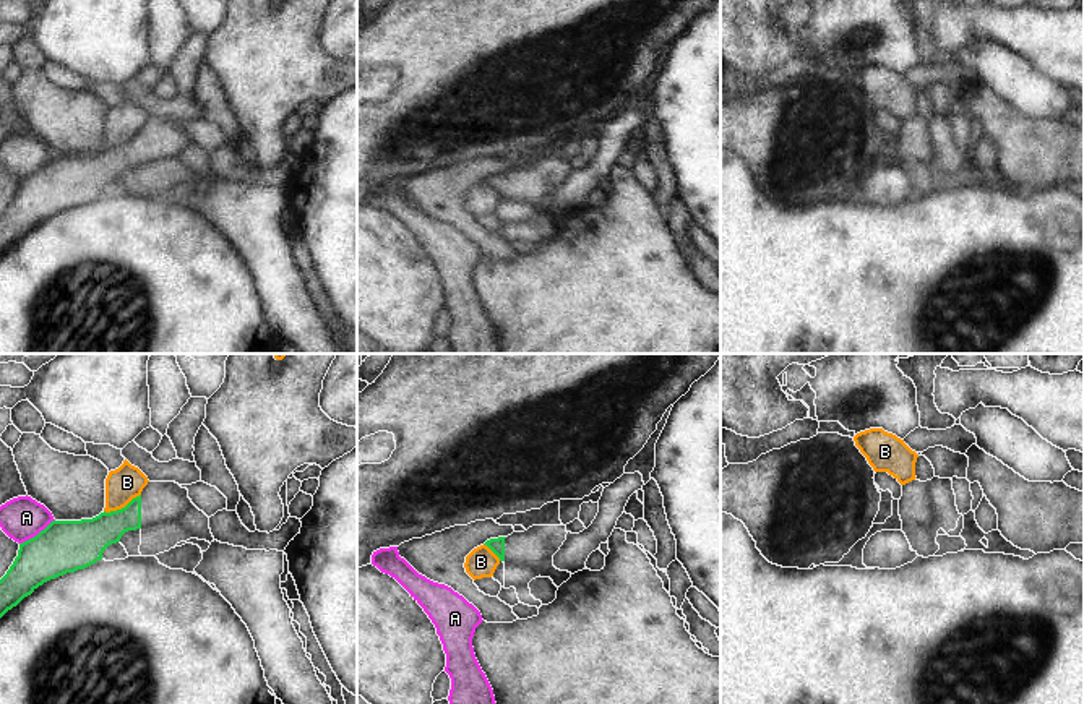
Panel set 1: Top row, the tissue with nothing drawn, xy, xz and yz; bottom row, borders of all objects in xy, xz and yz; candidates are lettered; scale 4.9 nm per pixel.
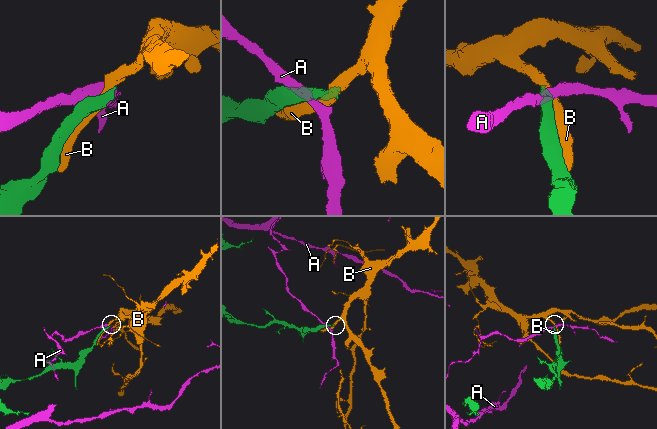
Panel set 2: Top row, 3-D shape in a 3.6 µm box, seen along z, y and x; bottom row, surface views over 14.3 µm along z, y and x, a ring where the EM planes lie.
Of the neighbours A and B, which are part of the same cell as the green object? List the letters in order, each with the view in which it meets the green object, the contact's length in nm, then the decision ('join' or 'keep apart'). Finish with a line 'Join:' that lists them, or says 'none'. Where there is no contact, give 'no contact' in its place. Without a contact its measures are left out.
A: contact in xy; length 220 nm; keep apart
B: contact in xy; length 200 nm; keep apart
Join: none

